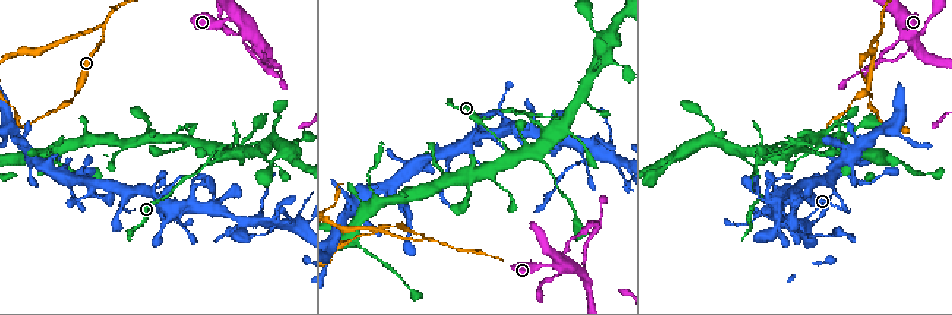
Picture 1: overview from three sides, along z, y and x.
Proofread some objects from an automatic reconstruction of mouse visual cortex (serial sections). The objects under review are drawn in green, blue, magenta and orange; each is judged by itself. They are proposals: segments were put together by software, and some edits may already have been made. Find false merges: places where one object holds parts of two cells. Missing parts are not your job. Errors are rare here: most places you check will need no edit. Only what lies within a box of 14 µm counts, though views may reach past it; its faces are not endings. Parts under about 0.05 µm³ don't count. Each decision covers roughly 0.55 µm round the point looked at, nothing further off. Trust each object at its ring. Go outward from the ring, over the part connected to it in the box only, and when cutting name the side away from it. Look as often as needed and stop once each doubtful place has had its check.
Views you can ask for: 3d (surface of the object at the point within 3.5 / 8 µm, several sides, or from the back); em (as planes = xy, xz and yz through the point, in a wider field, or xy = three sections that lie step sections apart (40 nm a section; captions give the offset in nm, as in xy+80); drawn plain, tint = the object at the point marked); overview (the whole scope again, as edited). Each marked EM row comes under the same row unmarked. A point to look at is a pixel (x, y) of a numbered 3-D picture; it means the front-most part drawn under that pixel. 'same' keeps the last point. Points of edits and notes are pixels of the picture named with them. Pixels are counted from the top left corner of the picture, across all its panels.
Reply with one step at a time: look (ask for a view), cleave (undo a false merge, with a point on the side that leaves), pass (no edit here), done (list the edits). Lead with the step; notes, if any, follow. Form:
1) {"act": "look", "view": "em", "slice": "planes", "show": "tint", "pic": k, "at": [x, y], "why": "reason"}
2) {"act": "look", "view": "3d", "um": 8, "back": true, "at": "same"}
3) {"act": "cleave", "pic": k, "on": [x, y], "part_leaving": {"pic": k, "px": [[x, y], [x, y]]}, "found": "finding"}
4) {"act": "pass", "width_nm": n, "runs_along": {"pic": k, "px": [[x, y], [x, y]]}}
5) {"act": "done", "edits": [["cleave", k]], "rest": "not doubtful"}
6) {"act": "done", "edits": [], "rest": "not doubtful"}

{"act": "look", "view": "3d", "um": 3.5, "pic": 1, "at": [405, 206], "why": "thin neck"}

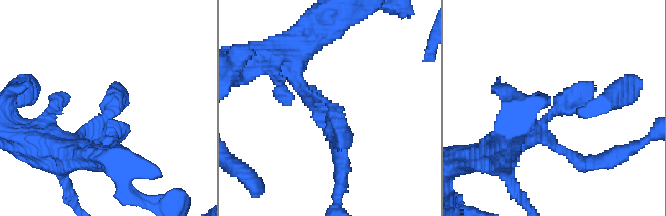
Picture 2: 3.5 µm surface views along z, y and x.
{"act": "look", "view": "em", "slice": "xy", "step": 3, "show": "tint", "pic": 2, "at": [105, 115]}

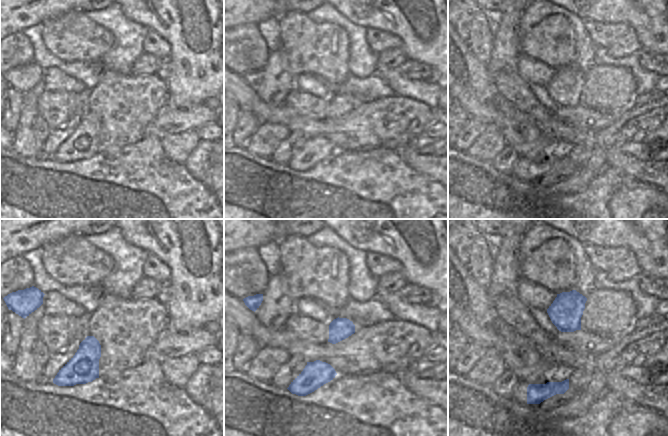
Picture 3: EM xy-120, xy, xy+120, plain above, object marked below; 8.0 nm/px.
{"act": "pass", "found": "one cell here"}

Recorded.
{"act": "look", "view": "3d", "um": 8, "back": true, "pic": 1, "at": [102, 28], "why": "arms part here"}

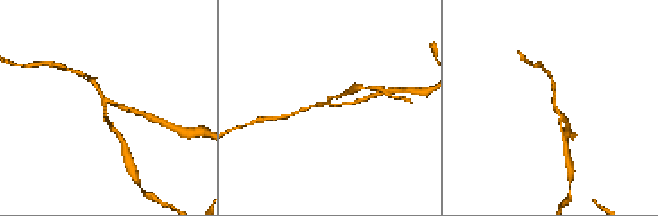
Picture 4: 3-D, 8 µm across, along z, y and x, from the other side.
{"act": "look", "view": "em", "slice": "xy", "step": 3, "show": "tint", "pic": 4, "at": [326, 103], "arms": 3, "arm_widths_nm": [150, 150, 150]}

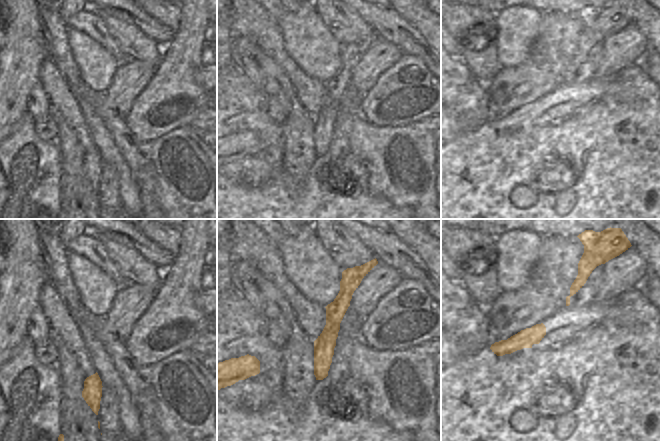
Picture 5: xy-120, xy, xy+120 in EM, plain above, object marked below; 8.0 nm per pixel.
{"act": "cleave", "pic": 4, "on": [122, 106], "width_nm": 170, "part_leaving": {"pic": 4, "px": [[107, 101], [145, 114]]}, "found": "a second cell is stuck on"}

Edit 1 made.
{"act": "look", "view": "overview", "why": "redraw"}

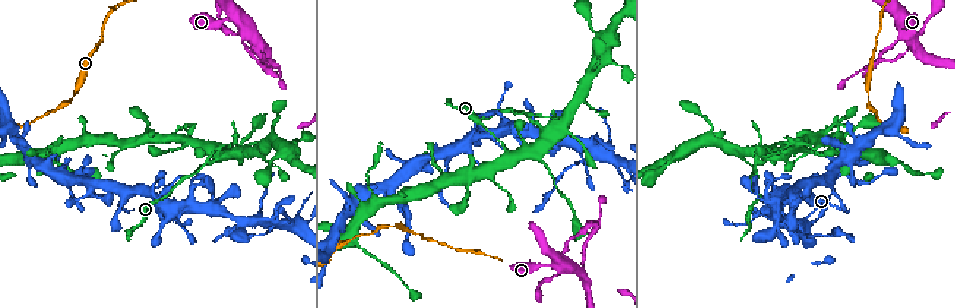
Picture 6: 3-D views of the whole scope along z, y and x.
{"act": "look", "view": "3d", "um": 3.5, "pic": 6, "at": [909, 29], "why": "branch point"}

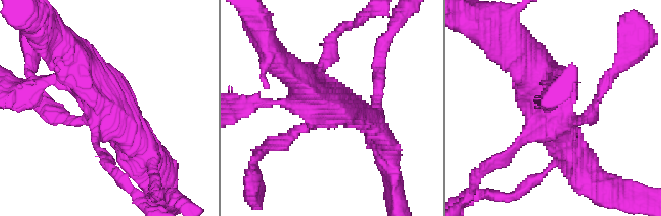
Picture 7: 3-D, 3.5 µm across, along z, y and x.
{"act": "look", "view": "em", "slice": "xy", "step": 3, "show": "tint", "pic": 7, "at": [329, 106], "arms": 4, "arm_widths_nm": [150, 150, 350, 400]}

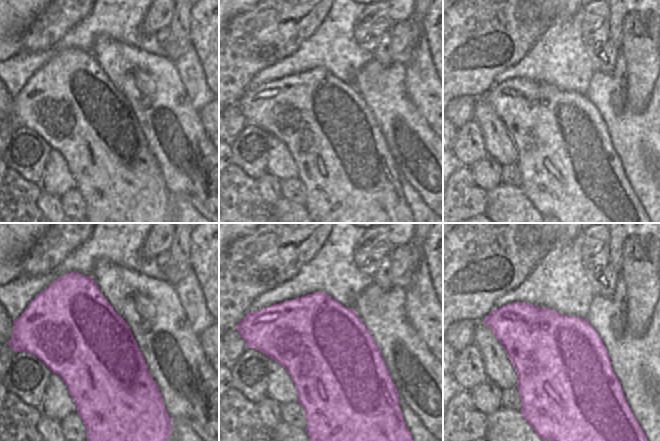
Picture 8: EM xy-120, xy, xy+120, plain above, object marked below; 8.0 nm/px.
{"act": "pass", "runs_along": {"pic": 7, "px": [[66, 80], [88, 80], [155, 160]]}, "found": "all the same cell"}

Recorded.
{"act": "look", "view": "3d", "um": 3.5, "back": true, "pic": 6, "at": [208, 164], "why": "thick turns thin"}

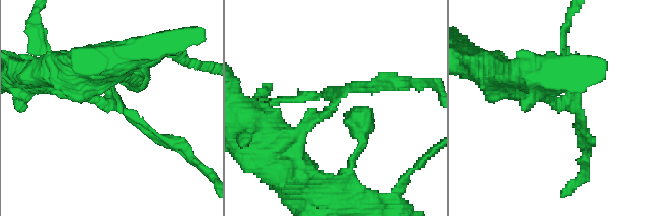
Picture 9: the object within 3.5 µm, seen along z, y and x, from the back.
{"act": "look", "view": "em", "slice": "xy", "step": 5, "show": "tint", "pic": 9, "at": [572, 103]}

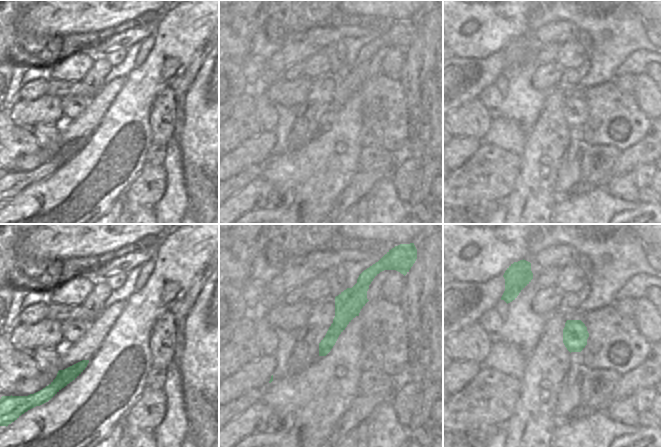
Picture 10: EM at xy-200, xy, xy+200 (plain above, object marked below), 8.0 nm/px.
{"act": "pass", "runs_along": {"pic": 10, "px": [[364, 279], [321, 353]]}, "found": "continuous, no second cell"}

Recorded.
{"act": "look", "view": "3d", "um": 3.5, "pic": 6, "at": [52, 150], "why": "two arms in line, one across"}

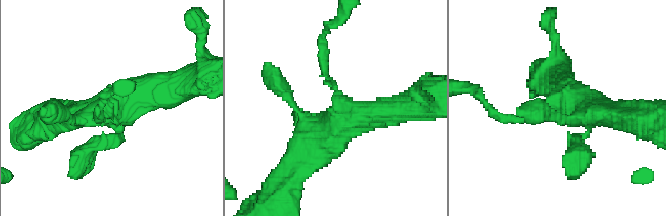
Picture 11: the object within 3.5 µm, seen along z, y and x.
{"act": "look", "view": "em", "slice": "planes", "show": "tint", "pic": 11, "at": [551, 103], "why": "shape alone is not enough"}

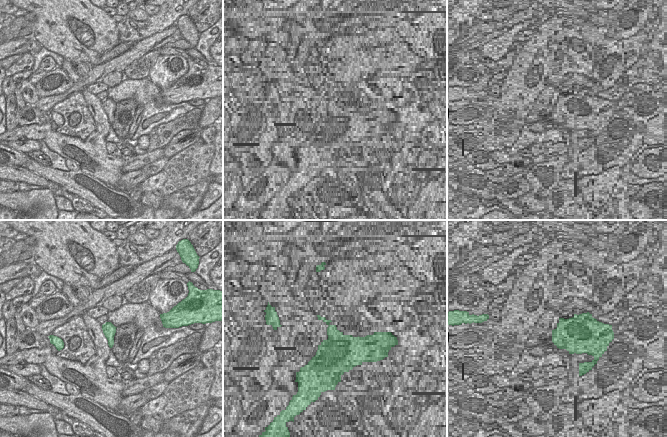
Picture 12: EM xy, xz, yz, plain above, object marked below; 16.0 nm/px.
{"act": "look", "view": "em", "slice": "xy", "step": 1, "show": "tint", "at": "same"}

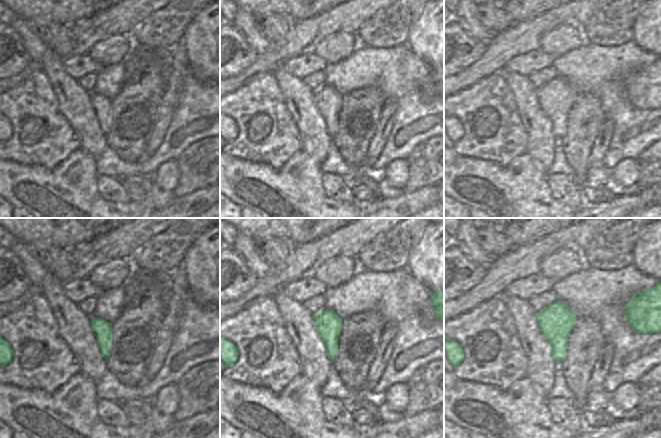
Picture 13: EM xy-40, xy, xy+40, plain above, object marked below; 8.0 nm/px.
{"act": "pass", "runs_along": {"pic": 11, "px": [[387, 112], [348, 119], [286, 183]]}, "found": "all the same cell"}

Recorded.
{"act": "look", "view": "3d", "um": 3.5, "pic": 6, "at": [362, 249], "why": "thick turns thin"}

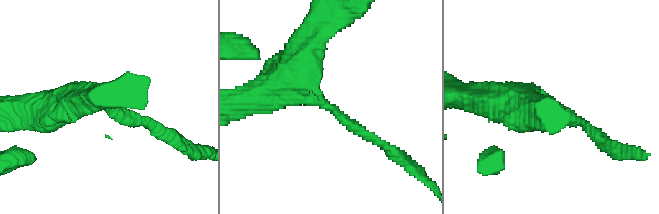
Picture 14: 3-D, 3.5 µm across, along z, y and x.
{"act": "look", "view": "em", "slice": "xy", "step": 5, "show": "tint", "pic": 14, "at": [334, 109], "arm_widths_nm": [150, 450], "why": "now the EM"}

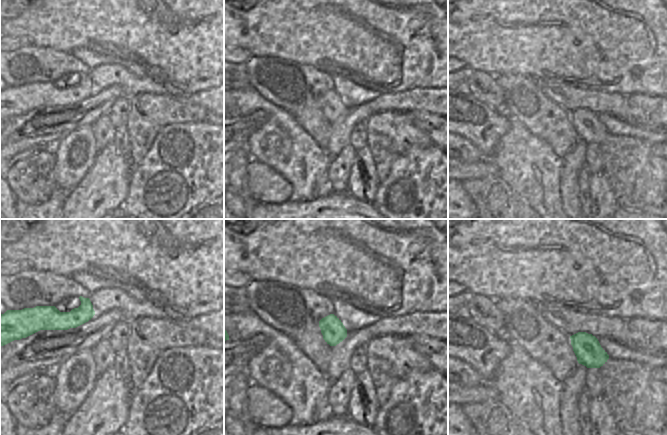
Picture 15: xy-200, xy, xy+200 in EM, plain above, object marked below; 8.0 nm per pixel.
{"act": "pass", "width_nm": 190, "runs_along": {"pic": 14, "px": [[303, 59], [306, 89], [386, 146]]}, "found": "all the same cell"}

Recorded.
{"act": "done", "edits": [["cleave", 4]], "rest": "not doubtful"}

